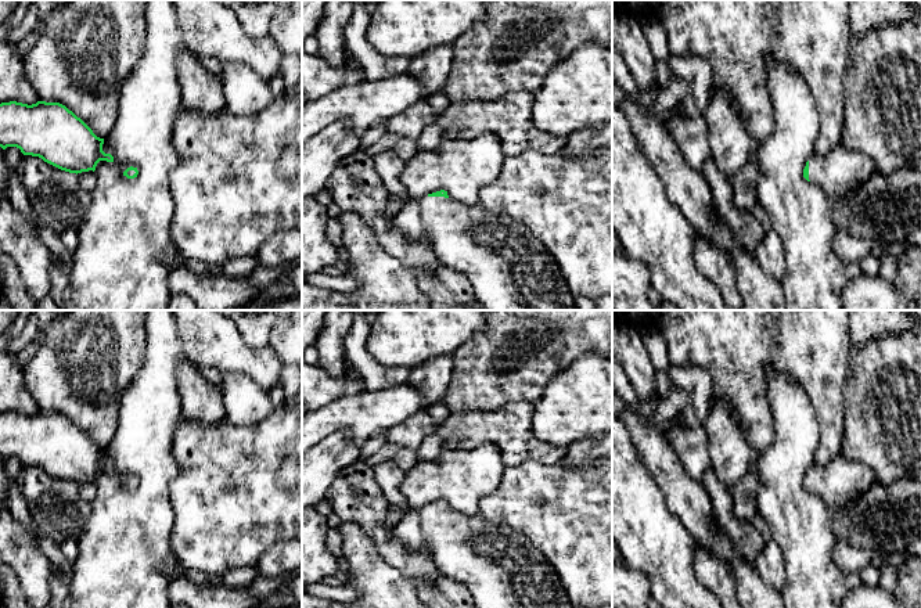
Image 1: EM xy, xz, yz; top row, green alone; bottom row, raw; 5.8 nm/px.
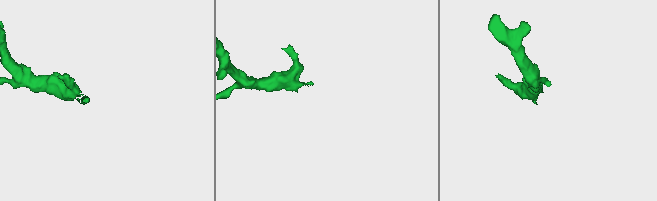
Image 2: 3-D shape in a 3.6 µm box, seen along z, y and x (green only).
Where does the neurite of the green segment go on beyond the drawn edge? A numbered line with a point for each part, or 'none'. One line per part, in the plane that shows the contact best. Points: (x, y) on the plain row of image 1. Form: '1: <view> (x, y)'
1: xz (499, 565)

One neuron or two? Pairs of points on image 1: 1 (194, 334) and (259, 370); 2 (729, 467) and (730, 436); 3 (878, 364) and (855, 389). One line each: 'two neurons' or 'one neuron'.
1: one neuron
2: one neuron
3: one neuron

